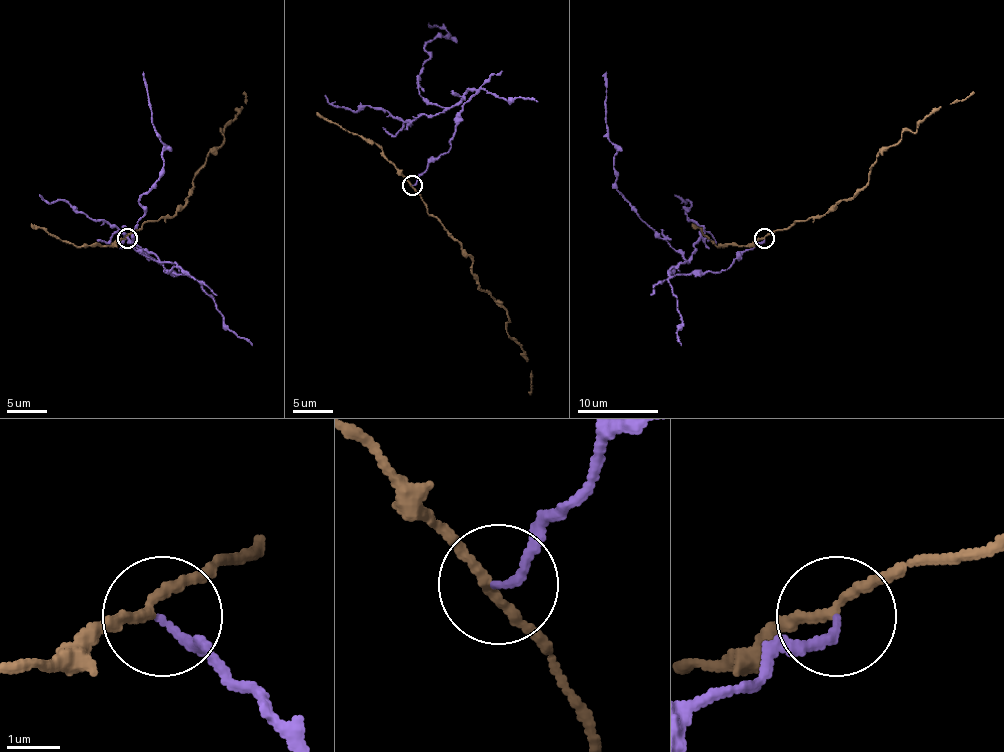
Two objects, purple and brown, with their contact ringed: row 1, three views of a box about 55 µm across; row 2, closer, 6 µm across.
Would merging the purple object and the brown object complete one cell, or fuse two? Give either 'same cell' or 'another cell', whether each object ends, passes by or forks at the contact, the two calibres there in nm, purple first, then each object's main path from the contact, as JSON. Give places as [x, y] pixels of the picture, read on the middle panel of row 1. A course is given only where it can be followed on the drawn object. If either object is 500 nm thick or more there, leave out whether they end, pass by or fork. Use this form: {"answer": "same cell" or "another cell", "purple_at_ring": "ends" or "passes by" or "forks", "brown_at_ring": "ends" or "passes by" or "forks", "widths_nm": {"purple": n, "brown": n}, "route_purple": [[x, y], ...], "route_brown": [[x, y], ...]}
{"answer": "another cell", "purple_at_ring": "ends", "brown_at_ring": "passes by", "widths_nm": {"purple": 160, "brown": 150}, "route_purple": [[412, 185], [446, 153], [464, 101], [432, 105], [418, 89], [430, 58], [424, 46], [448, 36], [428, 26]], "route_brown": [[412, 183], [430, 214], [472, 262], [478, 288], [507, 314], [509, 335], [521, 347], [531, 371], [529, 395]]}

